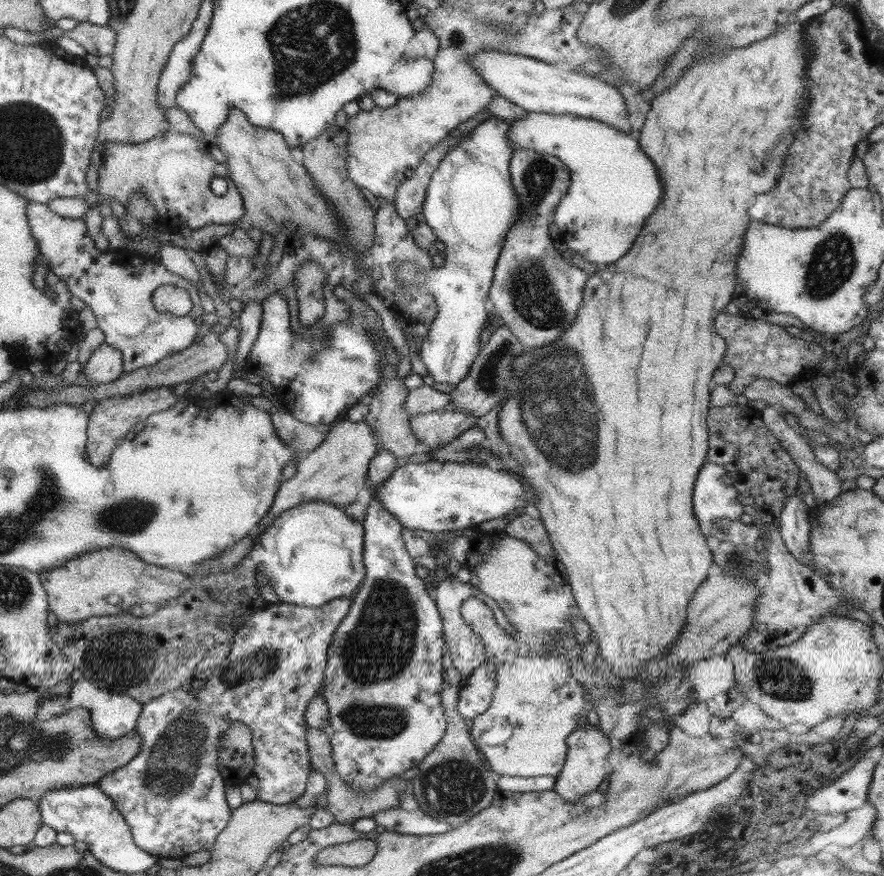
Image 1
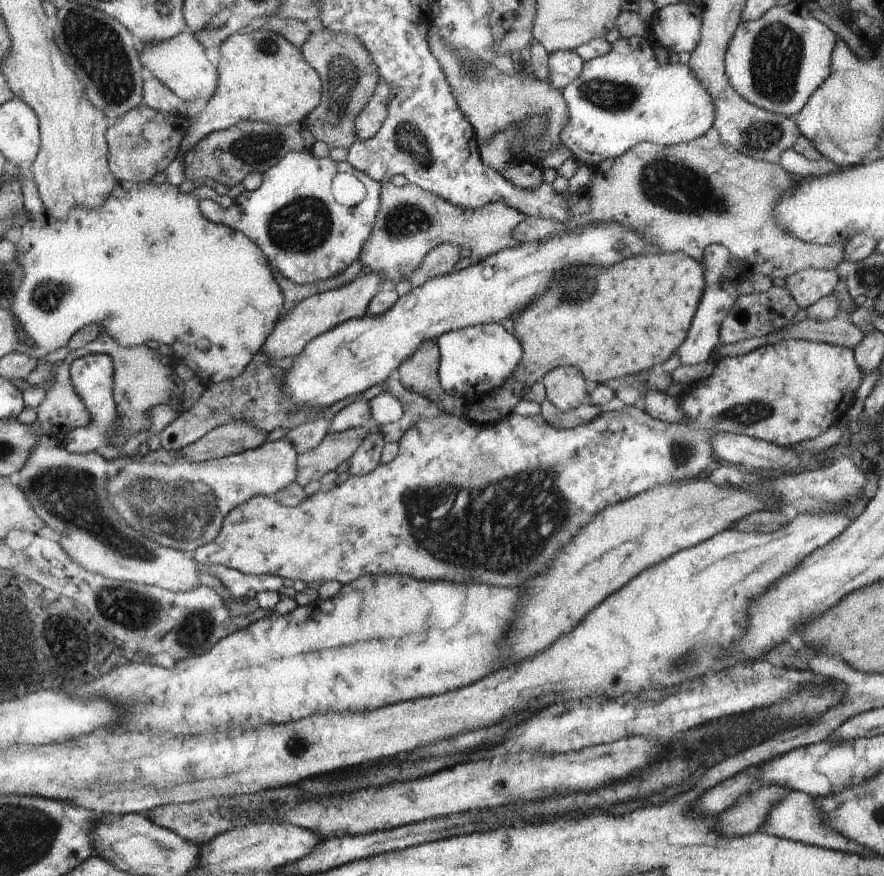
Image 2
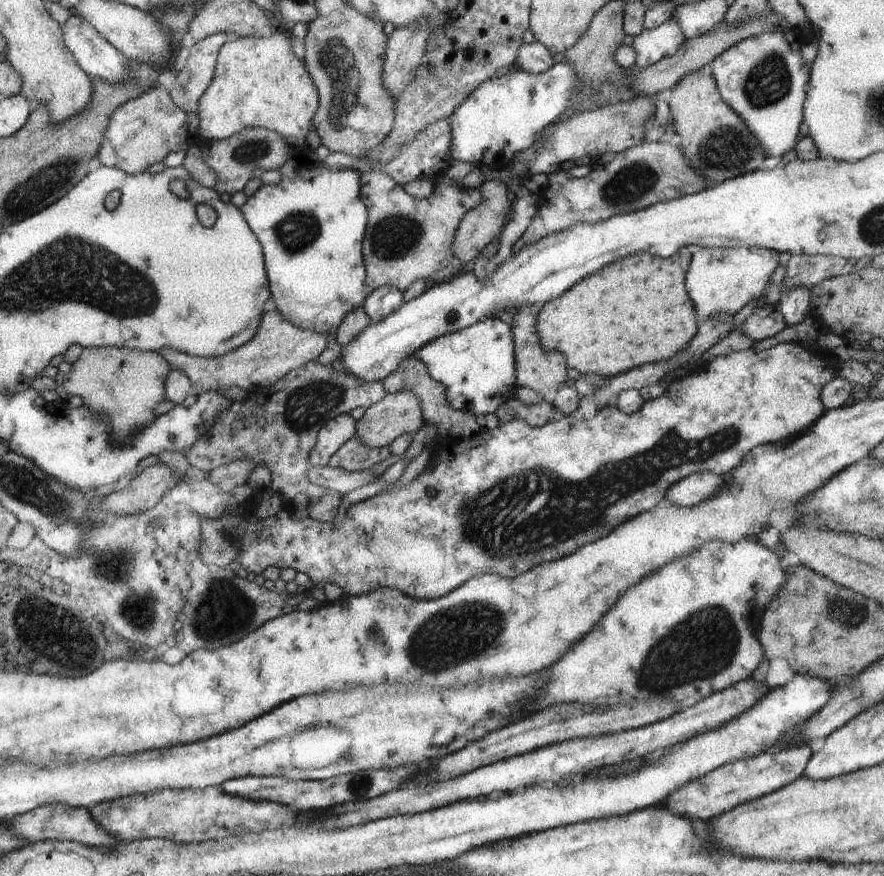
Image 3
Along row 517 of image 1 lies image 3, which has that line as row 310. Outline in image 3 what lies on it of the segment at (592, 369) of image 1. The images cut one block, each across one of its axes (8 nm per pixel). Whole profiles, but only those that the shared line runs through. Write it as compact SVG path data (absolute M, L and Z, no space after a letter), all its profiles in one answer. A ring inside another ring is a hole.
M686 247L668 259L639 253L603 267L584 281L568 288L560 298L545 303L538 309L538 338L546 352L560 352L570 368L581 374L594 374L605 379L634 370L638 364L656 364L674 358L682 352L698 334L697 312L684 288L691 254Z

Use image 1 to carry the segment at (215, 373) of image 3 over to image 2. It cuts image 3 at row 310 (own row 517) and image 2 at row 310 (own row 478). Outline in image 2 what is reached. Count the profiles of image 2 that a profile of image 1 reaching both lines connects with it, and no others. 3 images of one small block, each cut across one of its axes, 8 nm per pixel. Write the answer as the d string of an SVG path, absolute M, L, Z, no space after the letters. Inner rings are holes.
M362 272L352 282L340 288L328 290L322 292L322 294L317 292L315 295L306 298L306 300L302 300L300 304L296 304L290 312L282 314L282 318L278 320L274 332L266 338L261 352L264 352L271 359L299 356L304 348L319 335L330 331L331 328L336 328L340 324L344 324L344 322L348 322L348 320L366 316L369 302L383 287L386 287L386 285L378 274L365 274Z

